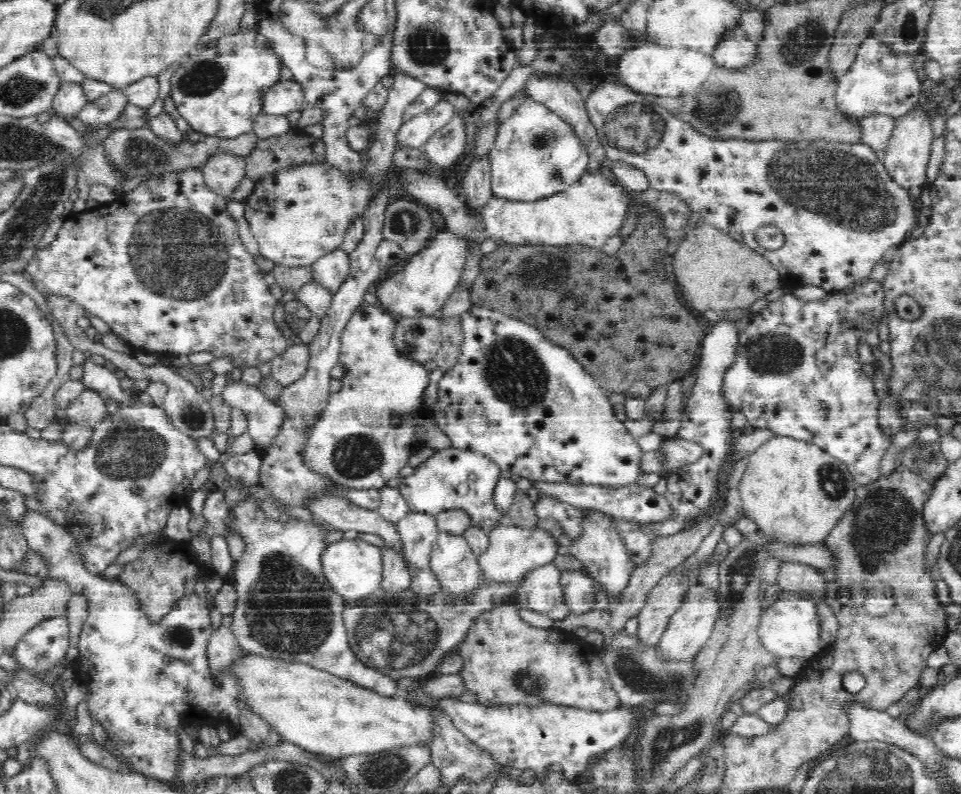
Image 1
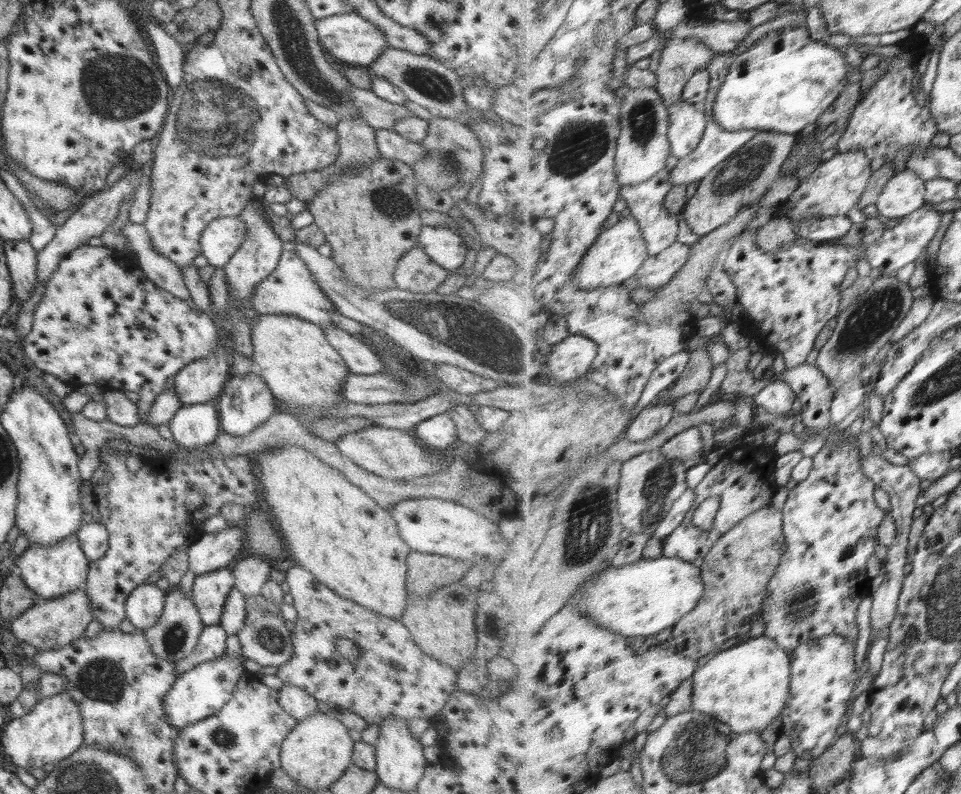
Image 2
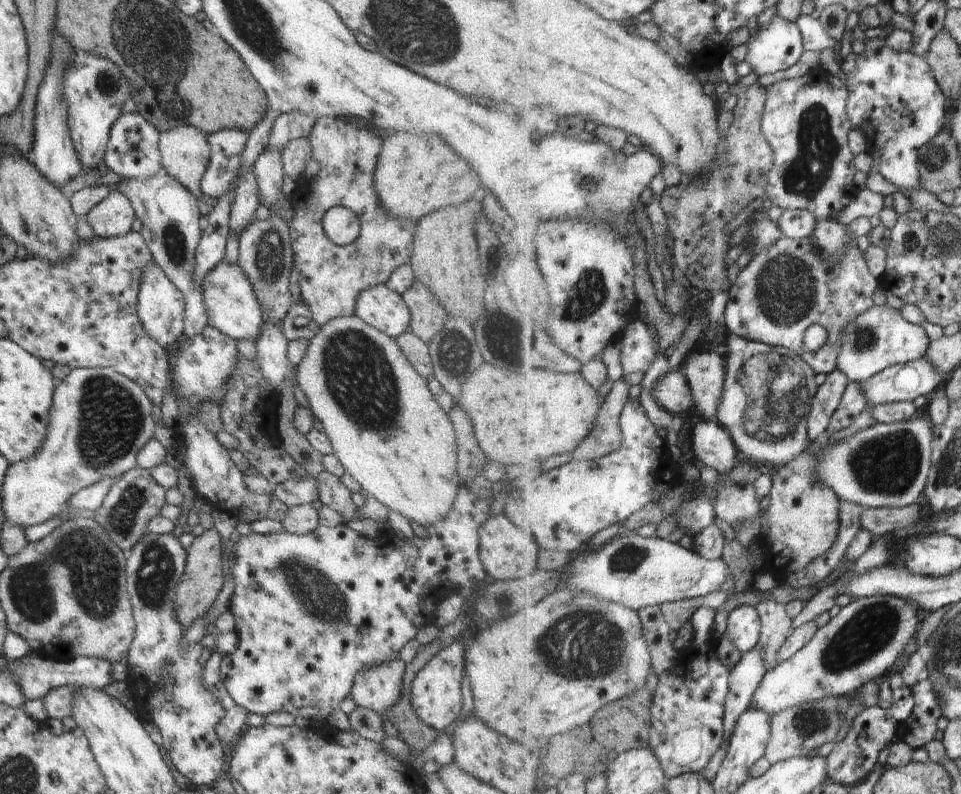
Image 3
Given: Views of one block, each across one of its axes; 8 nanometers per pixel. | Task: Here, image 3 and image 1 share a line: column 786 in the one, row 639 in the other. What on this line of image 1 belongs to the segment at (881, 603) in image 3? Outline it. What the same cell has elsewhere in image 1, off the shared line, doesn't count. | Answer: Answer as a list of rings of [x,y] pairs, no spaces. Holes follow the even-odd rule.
[[[696,585],[696,588],[692,588],[686,594],[686,602],[682,604],[682,608],[670,620],[668,632],[662,636],[662,640],[659,642],[662,652],[666,652],[664,657],[676,661],[694,659],[700,649],[712,638],[714,628],[717,626],[718,620],[721,619],[722,612],[724,611],[722,611],[718,590],[710,590],[703,585]]]

